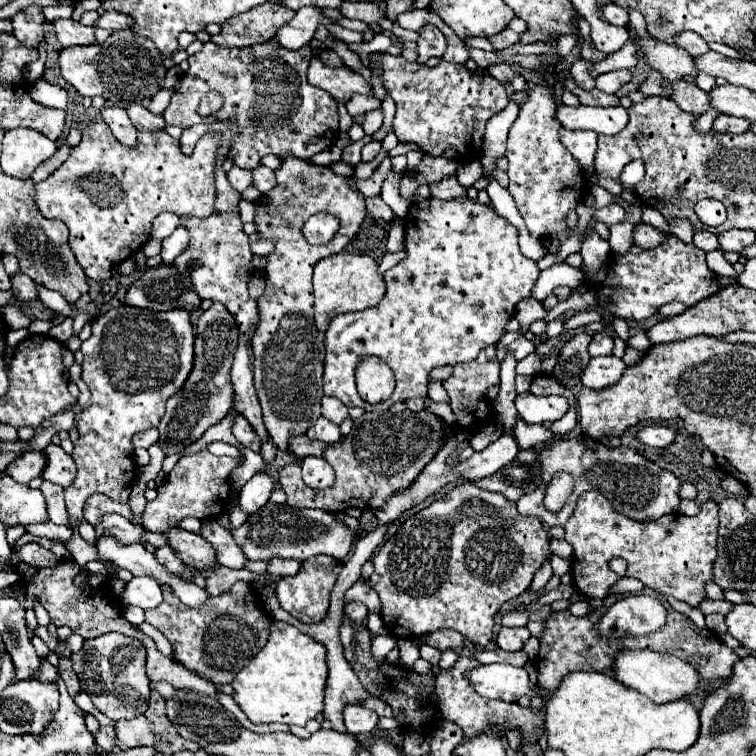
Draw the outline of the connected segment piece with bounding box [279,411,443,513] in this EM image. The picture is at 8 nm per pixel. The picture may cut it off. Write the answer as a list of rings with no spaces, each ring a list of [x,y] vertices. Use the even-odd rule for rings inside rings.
[[[403,411],[403,413],[363,413],[347,437],[327,445],[335,483],[327,489],[311,489],[301,479],[301,465],[289,463],[279,473],[279,485],[287,493],[291,507],[315,507],[329,513],[345,511],[347,507],[381,509],[395,491],[407,489],[413,479],[425,469],[443,445],[441,419],[429,411]]]

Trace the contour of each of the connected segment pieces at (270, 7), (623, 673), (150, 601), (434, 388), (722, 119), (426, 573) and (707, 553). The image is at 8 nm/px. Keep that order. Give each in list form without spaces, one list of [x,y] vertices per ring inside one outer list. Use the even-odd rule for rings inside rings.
[[[265,3],[221,25],[221,33],[213,37],[213,43],[221,47],[249,47],[255,43],[267,43],[281,25],[285,25],[295,11],[285,5]]]
[[[623,649],[623,651],[619,651],[613,661],[613,671],[615,671],[615,679],[621,681],[621,685],[647,695],[655,703],[665,703],[665,701],[689,697],[699,685],[699,673],[689,663],[681,661],[675,655],[657,653],[657,651],[649,651],[649,649]]]
[[[133,577],[123,595],[121,595],[123,605],[137,605],[141,609],[153,609],[163,601],[161,595],[161,585],[155,581],[155,577]]]
[[[429,381],[429,397],[433,399],[433,401],[449,401],[449,397],[447,397],[447,391],[443,389],[443,383],[441,381]]]
[[[721,113],[713,123],[713,131],[715,133],[743,133],[749,129],[749,125],[751,125],[751,121],[747,121],[743,117],[741,119],[739,117],[727,117]]]
[[[465,481],[425,509],[407,515],[395,535],[391,535],[389,541],[373,555],[371,561],[375,571],[369,577],[369,585],[379,593],[383,603],[381,619],[387,631],[395,637],[419,637],[449,627],[465,635],[471,643],[485,647],[493,639],[495,615],[501,605],[529,589],[535,571],[547,557],[551,557],[549,535],[541,521],[535,521],[533,517],[519,517],[513,501],[507,501],[501,493],[483,491],[475,483]],[[441,529],[451,529],[447,531],[447,541],[441,539]]]
[[[587,491],[579,495],[577,507],[565,525],[565,539],[573,547],[573,583],[591,599],[607,597],[609,587],[619,579],[617,573],[611,571],[609,561],[621,557],[627,561],[627,577],[635,577],[645,587],[699,607],[705,599],[703,587],[711,581],[713,561],[717,557],[717,511],[717,503],[707,501],[695,517],[669,513],[655,521],[639,523],[631,517],[615,513],[611,503],[599,491]]]

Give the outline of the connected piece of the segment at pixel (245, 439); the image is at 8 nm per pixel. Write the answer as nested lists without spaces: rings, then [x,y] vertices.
[[[237,415],[237,417],[233,419],[231,431],[233,431],[235,439],[237,439],[237,441],[239,441],[243,447],[249,447],[249,449],[253,449],[253,451],[259,451],[261,441],[259,441],[257,433],[251,429],[251,425],[247,423],[247,419],[245,419],[245,417]]]

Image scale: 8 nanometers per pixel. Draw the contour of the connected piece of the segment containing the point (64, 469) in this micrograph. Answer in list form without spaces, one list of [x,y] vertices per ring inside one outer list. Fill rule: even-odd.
[[[49,443],[43,453],[47,453],[47,469],[43,469],[43,479],[57,483],[61,487],[71,485],[77,473],[71,455],[67,455],[61,449],[61,445],[53,445],[53,443]]]

